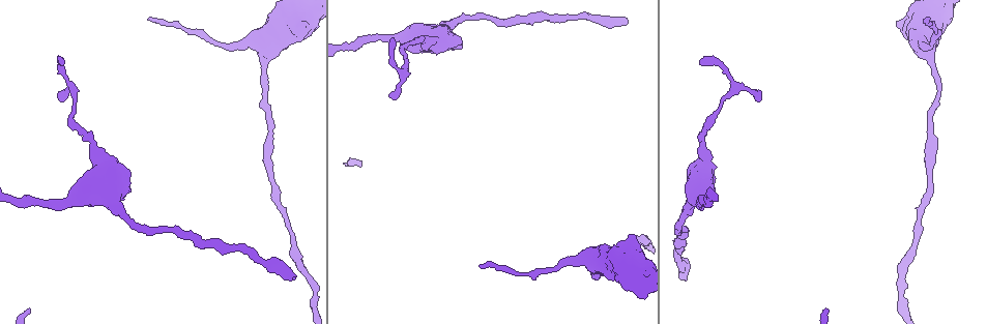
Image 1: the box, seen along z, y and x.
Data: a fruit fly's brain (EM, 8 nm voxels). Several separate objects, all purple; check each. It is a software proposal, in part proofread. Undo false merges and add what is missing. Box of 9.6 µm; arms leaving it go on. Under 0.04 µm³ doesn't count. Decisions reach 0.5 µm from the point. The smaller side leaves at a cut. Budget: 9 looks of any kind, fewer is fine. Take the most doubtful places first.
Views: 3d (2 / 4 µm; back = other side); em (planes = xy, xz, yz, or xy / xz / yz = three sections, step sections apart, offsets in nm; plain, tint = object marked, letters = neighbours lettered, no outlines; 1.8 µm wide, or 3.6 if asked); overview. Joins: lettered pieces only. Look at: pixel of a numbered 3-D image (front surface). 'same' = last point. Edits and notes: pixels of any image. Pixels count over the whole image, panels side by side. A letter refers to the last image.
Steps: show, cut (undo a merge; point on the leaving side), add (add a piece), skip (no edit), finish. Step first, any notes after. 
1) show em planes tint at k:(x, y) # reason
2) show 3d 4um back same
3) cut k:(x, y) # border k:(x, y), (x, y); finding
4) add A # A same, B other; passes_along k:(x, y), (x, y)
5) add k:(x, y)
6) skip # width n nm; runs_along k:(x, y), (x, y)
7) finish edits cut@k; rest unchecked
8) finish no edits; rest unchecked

show 3d 4um at 1:(627, 19) # long arm stops here

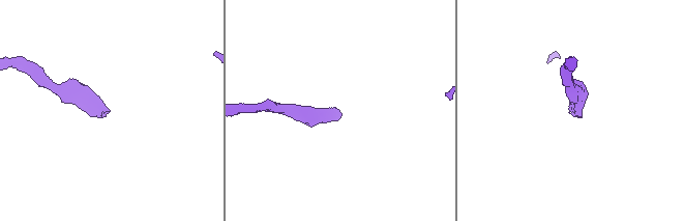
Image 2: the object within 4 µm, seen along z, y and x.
show em xy step 4 tint at 2:(342, 115)

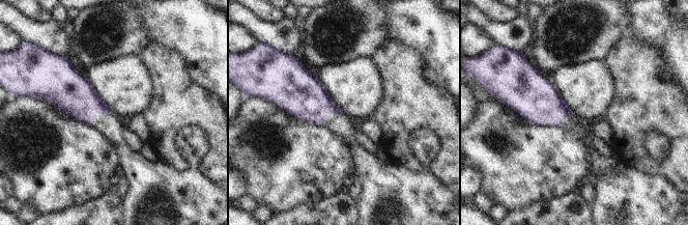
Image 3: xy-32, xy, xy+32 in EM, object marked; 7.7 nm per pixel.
show em planes letters same

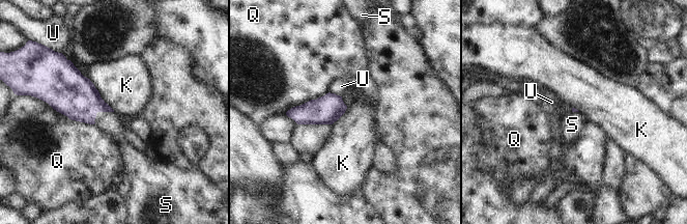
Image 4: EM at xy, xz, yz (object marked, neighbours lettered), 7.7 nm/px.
add S # K other, Q other, S same, U other; passes_along 4:(73, 94), (98, 111), (108, 121); the cell continues

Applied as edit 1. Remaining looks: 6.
show overview # see it whole again

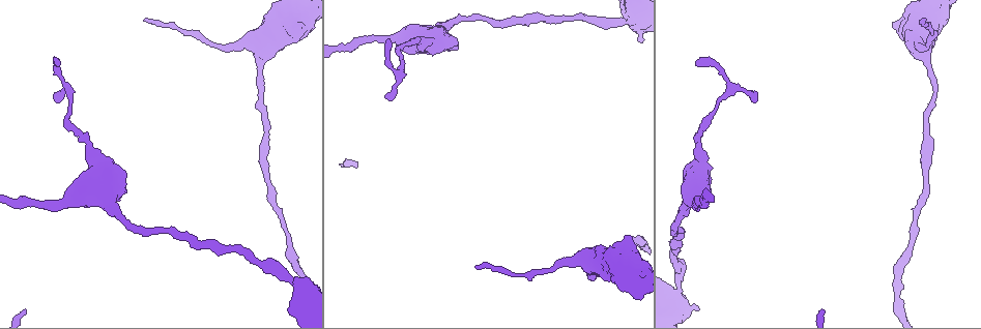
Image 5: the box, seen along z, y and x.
show 3d 4um at 5:(58, 101) # thin end

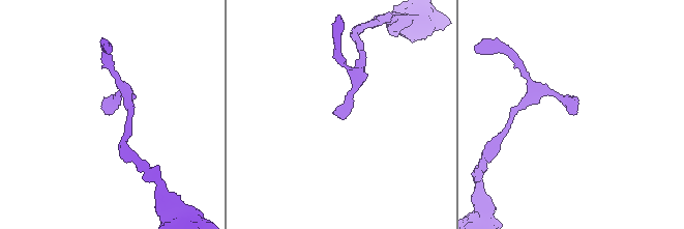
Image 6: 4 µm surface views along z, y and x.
show em 3.6um planes letters at 6:(108, 114)

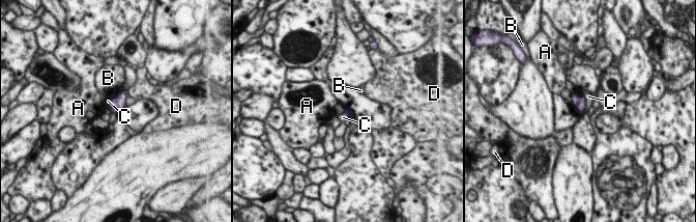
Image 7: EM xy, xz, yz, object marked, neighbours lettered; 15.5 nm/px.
skip # A other, B other, C other, D other; border 7:(581, 93), (585, 109), (580, 114); no lettered piece goes on from it

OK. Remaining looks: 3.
show em planes letters at 5:(58, 61) # free end

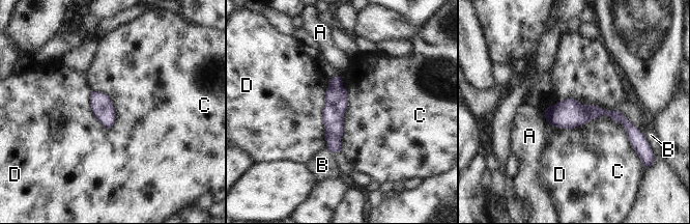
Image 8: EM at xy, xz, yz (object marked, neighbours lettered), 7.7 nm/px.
skip # A other, B other, C other, D other; runs_along 8:(547, 112), (605, 112), (632, 130); no lettered piece goes on from it

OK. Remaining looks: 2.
show em 3.6um planes letters at 5:(262, 60) # three-way junction

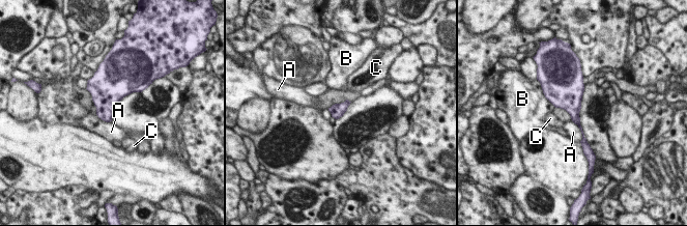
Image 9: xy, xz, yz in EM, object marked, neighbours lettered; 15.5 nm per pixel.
skip # A other, B other, C other; border 9:(571, 120), (580, 131), (580, 142); continuous, no second cell

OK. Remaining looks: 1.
finish edits add@4; rest unchecked

